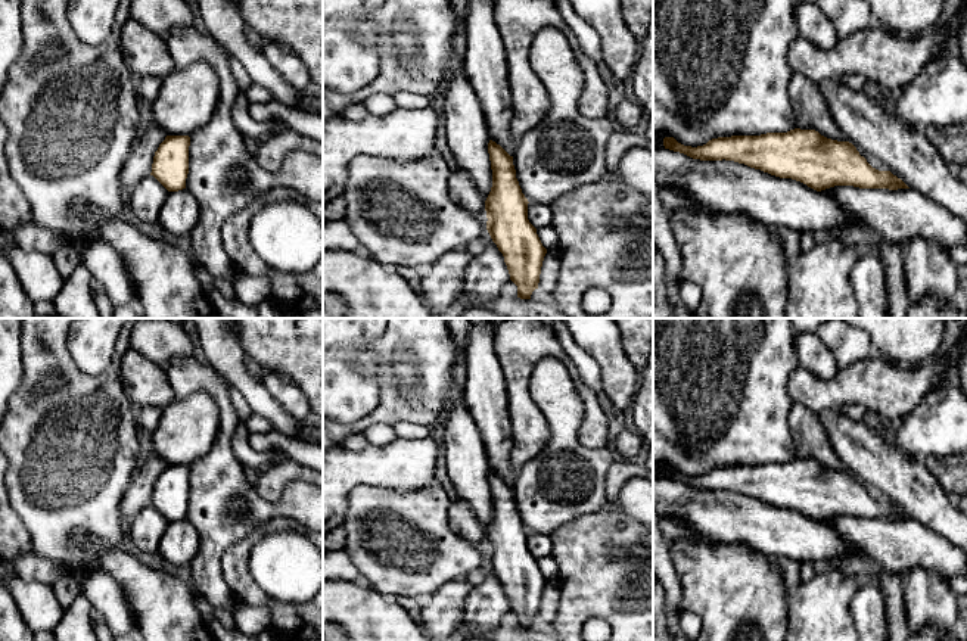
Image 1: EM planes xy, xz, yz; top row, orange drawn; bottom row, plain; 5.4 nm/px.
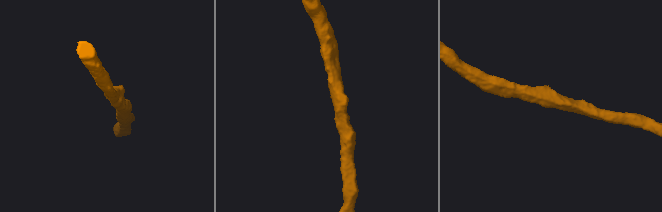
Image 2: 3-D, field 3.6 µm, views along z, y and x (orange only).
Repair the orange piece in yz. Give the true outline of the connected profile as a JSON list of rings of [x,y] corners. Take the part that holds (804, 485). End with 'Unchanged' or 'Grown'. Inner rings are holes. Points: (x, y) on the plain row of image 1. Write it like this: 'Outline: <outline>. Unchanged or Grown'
Outline: [[[815,460],[718,467],[697,477],[665,467],[663,476],[693,489],[744,494],[780,508],[800,511],[817,522],[834,516],[910,519],[890,501],[873,498],[852,473],[827,469]]]. Unchanged

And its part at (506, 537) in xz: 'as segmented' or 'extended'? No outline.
as segmented

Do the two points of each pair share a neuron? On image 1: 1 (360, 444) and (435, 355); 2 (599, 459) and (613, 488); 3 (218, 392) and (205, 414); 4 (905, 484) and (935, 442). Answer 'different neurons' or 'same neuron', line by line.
1: different neurons
2: different neurons
3: different neurons
4: different neurons

